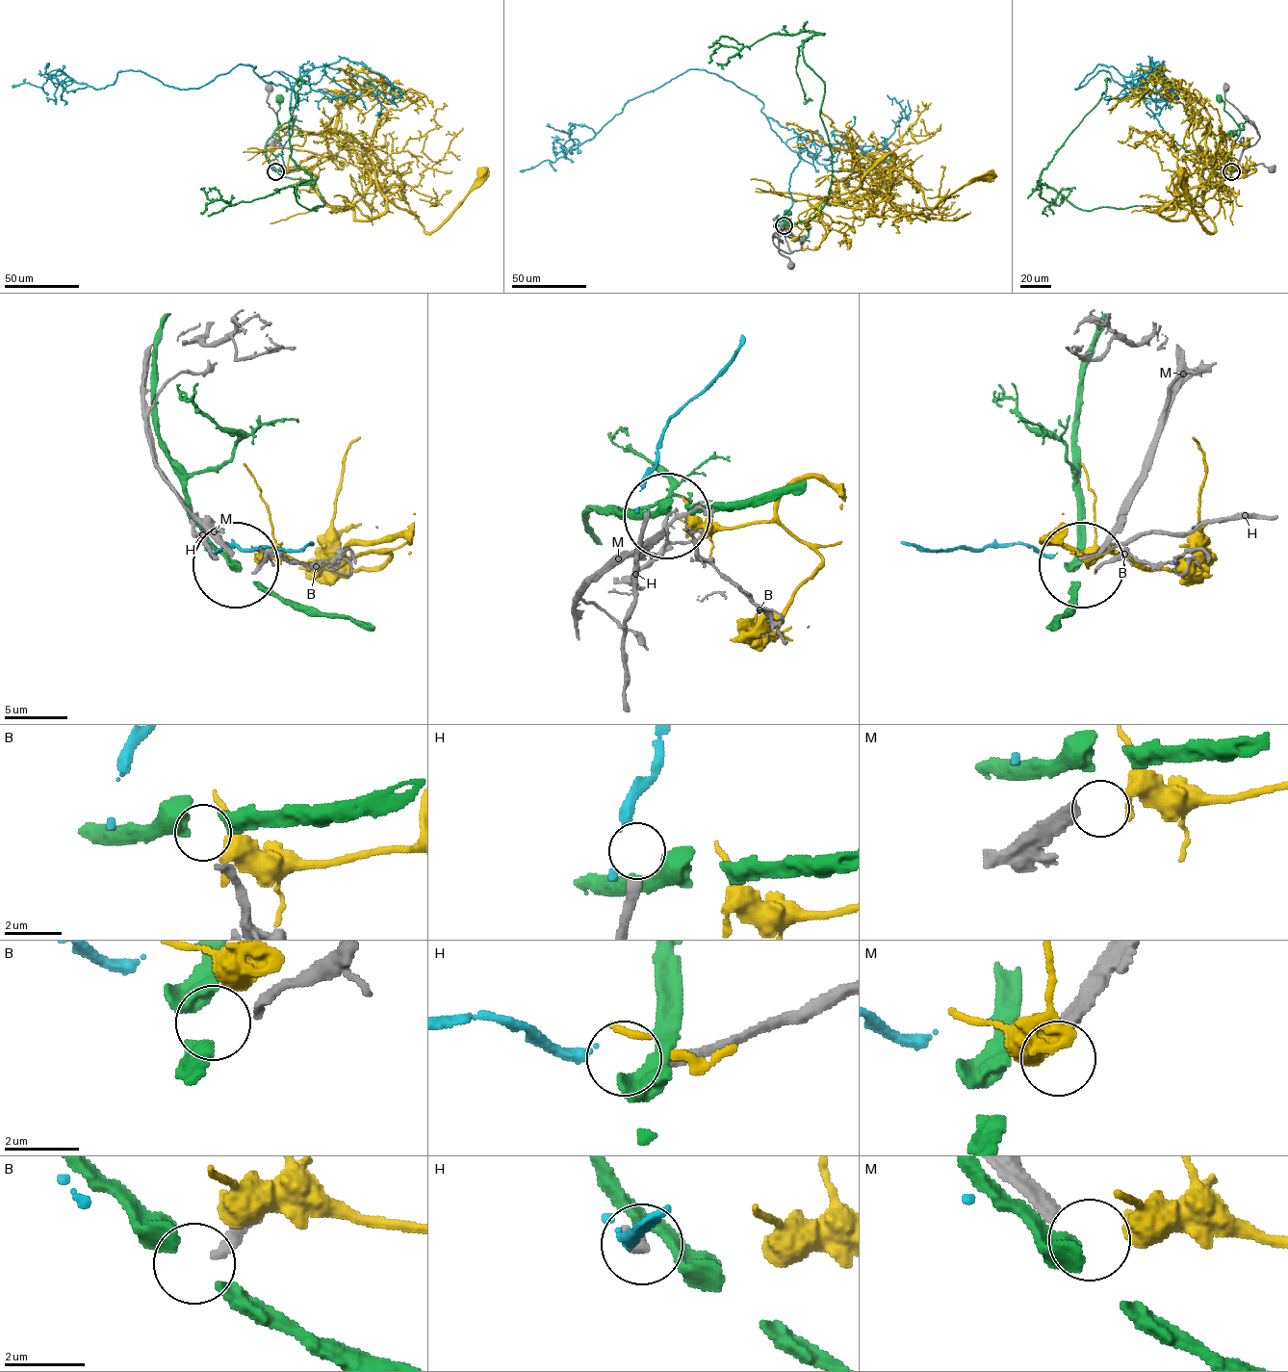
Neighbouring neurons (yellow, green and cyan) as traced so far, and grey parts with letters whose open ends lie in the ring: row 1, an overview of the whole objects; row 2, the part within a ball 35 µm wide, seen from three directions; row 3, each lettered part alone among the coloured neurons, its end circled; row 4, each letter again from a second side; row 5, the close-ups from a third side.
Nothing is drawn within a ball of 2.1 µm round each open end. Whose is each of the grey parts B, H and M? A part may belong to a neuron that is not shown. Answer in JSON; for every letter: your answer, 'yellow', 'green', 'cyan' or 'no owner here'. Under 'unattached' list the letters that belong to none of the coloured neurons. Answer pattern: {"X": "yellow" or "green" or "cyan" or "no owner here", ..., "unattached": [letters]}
{"B": "no owner here", "H": "no owner here", "M": "no owner here", "unattached": ["B", "H", "M"]}

